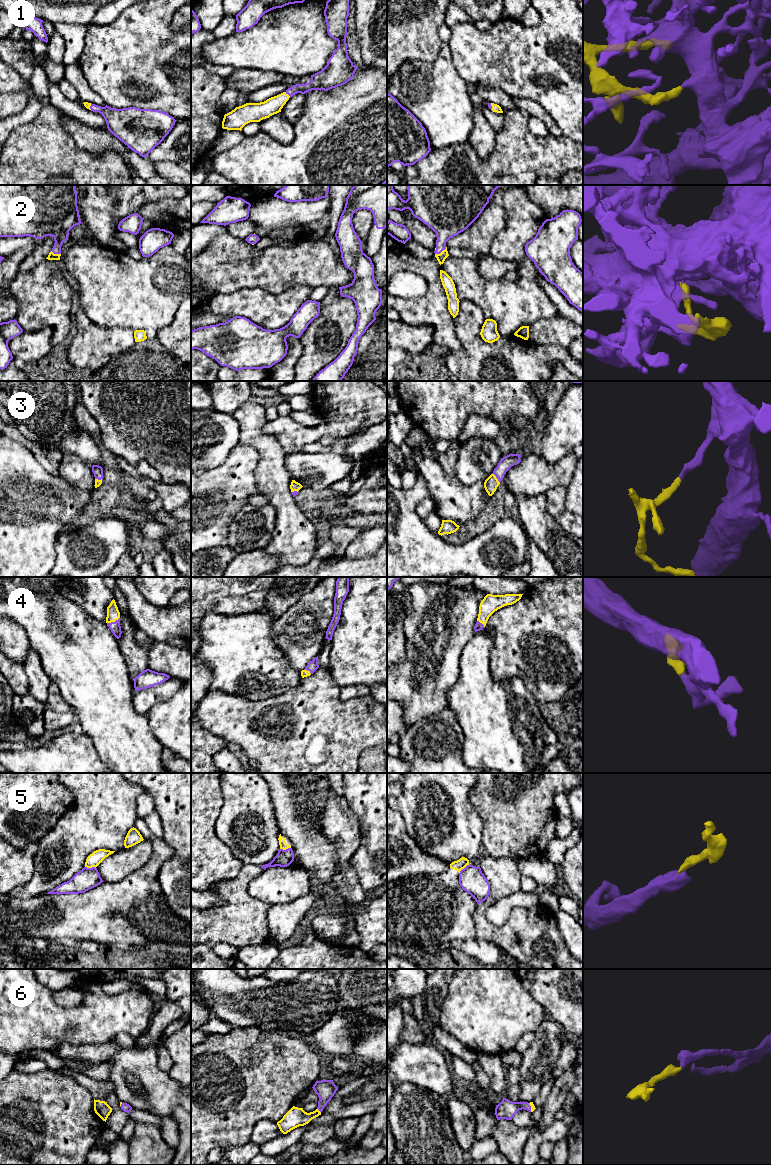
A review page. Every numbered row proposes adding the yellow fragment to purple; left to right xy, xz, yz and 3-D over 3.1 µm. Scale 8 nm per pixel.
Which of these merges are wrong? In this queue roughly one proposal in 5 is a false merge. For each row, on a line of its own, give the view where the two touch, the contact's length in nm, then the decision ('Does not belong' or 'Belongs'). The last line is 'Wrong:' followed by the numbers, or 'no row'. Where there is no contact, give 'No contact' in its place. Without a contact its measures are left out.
1: Touches purple in xz. Shared border 60 nm. Belongs
2: Touches purple in yz. Shared border 110 nm. Belongs
3: Touches purple in yz. Shared border 100 nm. Belongs
4: Touches purple in xy. Shared border 120 nm. Belongs
5: Touches purple in yz. Shared border 120 nm. Does not belong
6: Touches purple in xz. Shared border 50 nm. Belongs
Wrong: 5

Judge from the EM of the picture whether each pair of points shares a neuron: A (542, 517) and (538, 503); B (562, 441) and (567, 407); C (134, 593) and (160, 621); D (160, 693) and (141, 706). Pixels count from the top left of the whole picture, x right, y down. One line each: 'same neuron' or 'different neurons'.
A: same neuron
B: same neuron
C: same neuron
D: same neuron

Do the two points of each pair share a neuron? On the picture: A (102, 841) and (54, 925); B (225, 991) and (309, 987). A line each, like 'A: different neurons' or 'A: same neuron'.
A: different neurons
B: same neuron

